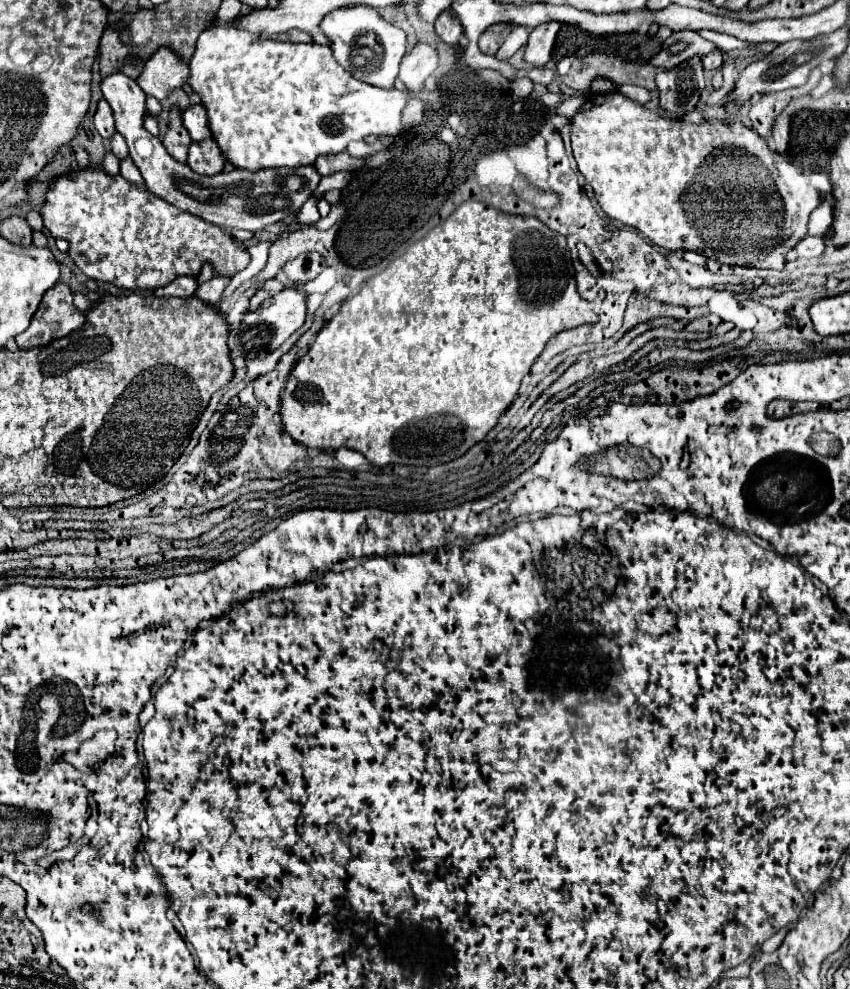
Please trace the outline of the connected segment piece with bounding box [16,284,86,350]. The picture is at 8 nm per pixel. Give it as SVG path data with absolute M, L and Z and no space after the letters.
M54 284L48 294L44 294L36 314L32 316L32 324L28 330L16 336L16 346L20 350L30 350L36 346L44 346L56 338L64 338L70 332L82 328L86 322L86 314L82 314L74 302L68 284Z

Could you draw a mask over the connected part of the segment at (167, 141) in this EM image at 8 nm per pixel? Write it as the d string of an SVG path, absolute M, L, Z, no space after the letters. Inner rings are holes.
M174 106L172 114L170 114L170 128L168 128L168 134L164 138L164 148L168 150L168 154L178 158L180 162L186 162L188 160L188 146L190 146L190 142L192 142L190 134L182 126L182 114Z

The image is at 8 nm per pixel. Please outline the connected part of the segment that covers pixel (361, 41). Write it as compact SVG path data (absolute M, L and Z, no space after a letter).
M352 6L352 8L340 8L328 14L324 22L320 24L324 34L332 40L332 52L340 66L348 70L354 78L360 78L362 82L368 82L378 88L394 88L394 80L398 76L400 60L404 58L408 44L404 30L396 28L394 24L384 22L376 10L368 6Z

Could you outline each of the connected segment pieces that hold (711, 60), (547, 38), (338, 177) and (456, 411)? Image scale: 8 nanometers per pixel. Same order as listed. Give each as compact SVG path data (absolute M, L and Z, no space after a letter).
M717 50L702 59L702 66L704 70L716 70L722 66L723 62L723 52Z
M548 22L548 24L538 26L530 32L530 38L526 44L526 54L524 54L528 64L534 64L534 66L546 66L548 64L558 30L560 30L558 22Z
M338 171L330 176L322 177L312 197L320 198L332 189L342 189L348 184L351 178L352 173L349 171Z
M470 200L470 202L464 202L462 206L458 206L456 208L456 212L454 214L450 214L444 222L440 222L436 228L432 228L420 242L414 242L400 258L396 258L384 272L380 272L380 274L376 274L376 276L372 276L364 286L362 286L362 290L356 294L356 296L352 296L352 298L348 298L342 306L340 306L340 310L338 310L338 314L316 334L316 338L314 338L314 342L310 344L310 348L308 348L308 352L296 362L296 366L294 366L294 370L290 372L290 376L288 376L288 382L286 382L286 388L284 388L284 396L282 396L282 404L280 404L280 424L282 424L282 430L284 432L288 432L290 434L290 438L294 440L294 442L298 442L298 444L302 444L302 446L306 446L306 448L318 448L318 450L324 450L324 452L334 452L334 450L338 450L338 448L342 448L342 446L346 446L346 448L350 448L350 450L356 450L356 452L360 452L360 454L364 454L366 456L366 460L372 464L372 466L378 466L378 468L382 468L382 466L388 466L388 464L410 464L410 466L436 466L436 464L444 464L444 462L450 462L450 460L456 460L456 458L460 458L462 454L466 454L474 444L478 444L496 424L498 424L498 418L502 416L502 412L512 404L512 400L514 400L514 396L516 396L516 392L518 392L518 388L520 388L520 382L522 382L522 378L530 372L530 368L532 368L532 364L534 364L534 360L542 354L542 350L544 350L544 346L546 346L546 342L554 336L554 334L558 334L558 332L564 332L564 330L570 330L570 328L576 328L576 326L580 326L580 324L592 324L592 322L596 322L598 320L598 316L596 316L596 312L594 312L594 308L592 308L592 304L588 302L588 300L584 300L584 298L580 298L580 294L578 294L578 290L576 290L576 280L574 280L574 276L572 276L572 264L570 264L570 260L568 260L568 252L566 252L566 242L564 242L564 238L558 234L558 232L552 232L548 226L544 226L542 222L538 222L536 218L522 218L522 216L512 216L512 214L504 214L504 212L500 212L500 210L496 210L496 208L492 208L492 206L488 206L488 204L482 204L482 202L476 202L476 200Z

